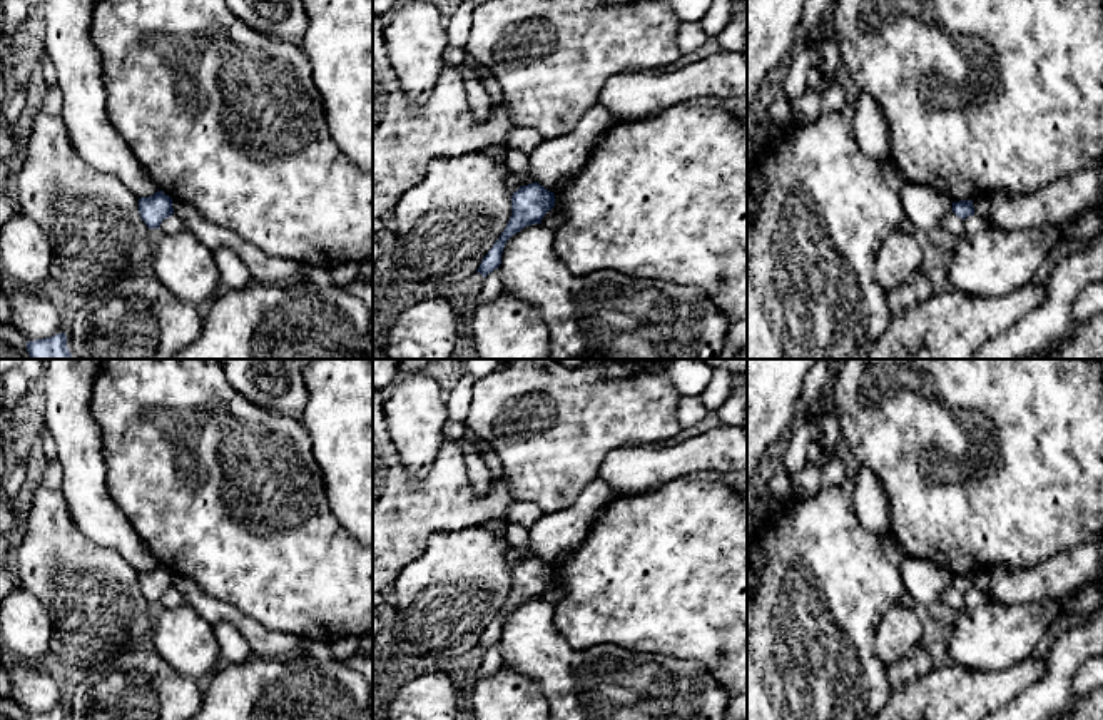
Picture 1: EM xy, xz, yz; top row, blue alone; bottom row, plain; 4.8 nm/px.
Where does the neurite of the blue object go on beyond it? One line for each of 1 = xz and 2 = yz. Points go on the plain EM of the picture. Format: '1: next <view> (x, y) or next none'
1: next none
2: next none

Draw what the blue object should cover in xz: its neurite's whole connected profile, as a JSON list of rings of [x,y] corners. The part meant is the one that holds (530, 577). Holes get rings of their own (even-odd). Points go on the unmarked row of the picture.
[[[538,556],[521,560],[511,570],[511,591],[501,606],[500,613],[493,618],[488,628],[483,631],[476,646],[486,652],[490,646],[500,641],[501,628],[506,615],[531,598],[541,598],[541,593],[555,580],[555,568],[546,565]]]

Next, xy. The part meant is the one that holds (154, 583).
[[[162,565],[139,573],[139,588],[149,603],[159,603],[162,595],[174,588],[172,573]]]

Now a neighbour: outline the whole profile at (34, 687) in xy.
[[[7,657],[2,667],[10,678],[10,697],[27,715],[65,707],[67,688],[62,678],[42,663],[28,663]]]

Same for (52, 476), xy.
[[[55,456],[53,459],[48,459],[40,483],[48,489],[58,491],[62,489],[62,479],[64,466],[60,459]]]

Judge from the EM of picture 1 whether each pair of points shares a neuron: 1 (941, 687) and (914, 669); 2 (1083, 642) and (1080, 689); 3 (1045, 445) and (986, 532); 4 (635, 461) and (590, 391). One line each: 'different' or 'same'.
1: different
2: different
3: same
4: different

